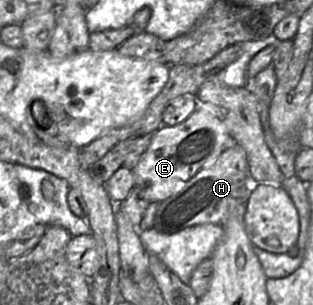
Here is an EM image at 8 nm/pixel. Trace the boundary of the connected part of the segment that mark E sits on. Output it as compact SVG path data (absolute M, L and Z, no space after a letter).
M196 105L194 112L175 126L161 125L147 150L132 169L135 186L140 187L150 202L162 202L175 194L201 168L216 159L228 146L231 136L212 108Z

